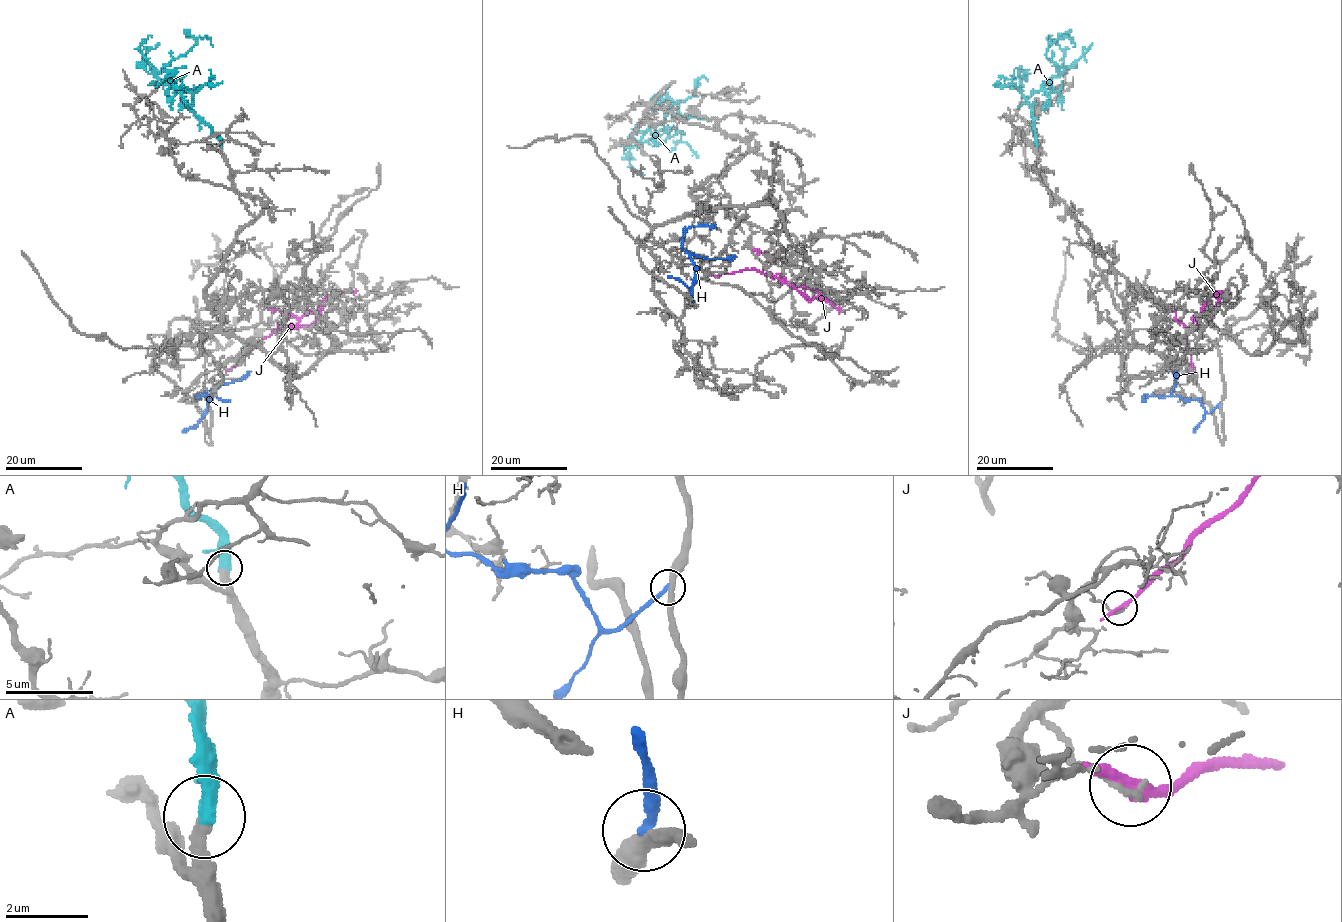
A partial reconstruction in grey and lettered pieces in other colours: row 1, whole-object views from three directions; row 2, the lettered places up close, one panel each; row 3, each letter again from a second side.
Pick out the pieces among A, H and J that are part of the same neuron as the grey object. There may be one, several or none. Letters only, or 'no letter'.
A

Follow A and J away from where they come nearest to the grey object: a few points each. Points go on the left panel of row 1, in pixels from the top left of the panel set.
A: (220, 147), (220, 140), (179, 93), (155, 76), (196, 44), (196, 37), (206, 36), (213, 47)
J: (230, 369), (277, 329), (311, 325), (329, 295), (333, 297), (301, 317), (288, 315), (281, 325)

